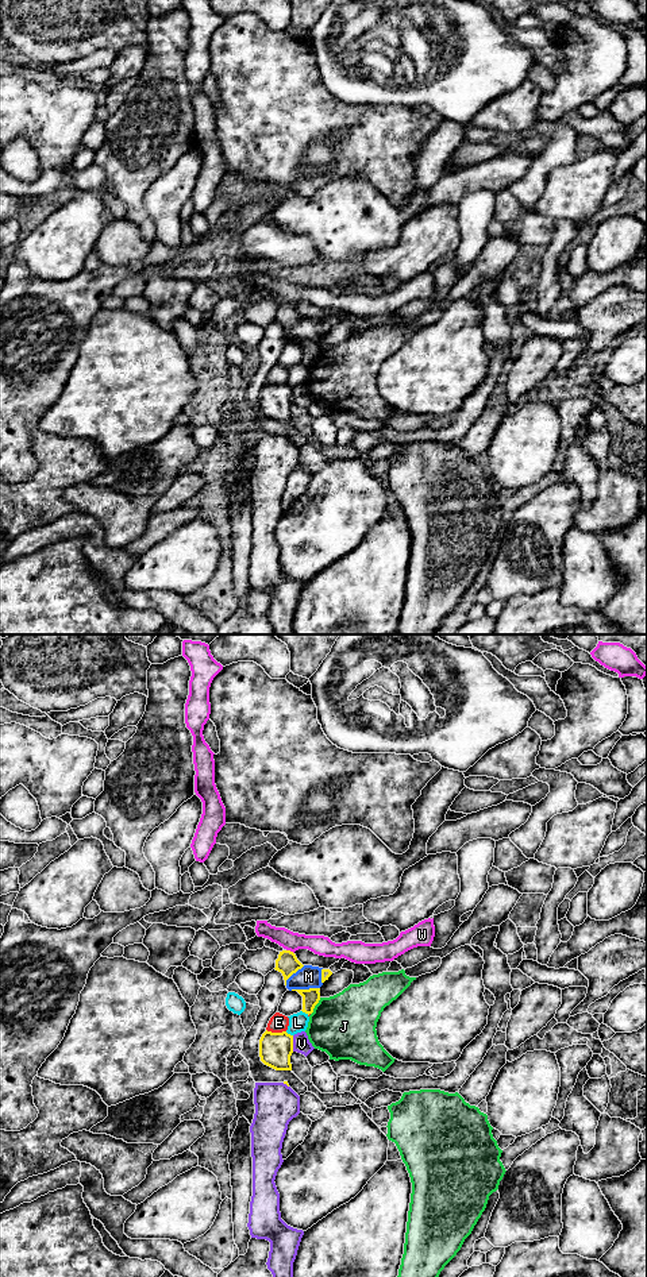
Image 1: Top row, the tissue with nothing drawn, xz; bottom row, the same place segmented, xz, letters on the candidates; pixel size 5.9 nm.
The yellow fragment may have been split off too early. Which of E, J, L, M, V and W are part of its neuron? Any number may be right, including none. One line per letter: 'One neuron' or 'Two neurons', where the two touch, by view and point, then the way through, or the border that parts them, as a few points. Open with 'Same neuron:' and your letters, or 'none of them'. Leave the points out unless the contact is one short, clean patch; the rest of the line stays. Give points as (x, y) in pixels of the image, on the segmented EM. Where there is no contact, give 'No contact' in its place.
Same neuron: none of them
E: Two neurons. Touches yellow at xz (276, 1033)
J: Two neurons. Touches yellow at xz (315, 1004)
L: Two neurons. Touches yellow at xz (305, 1013)
M: Two neurons. Touches yellow at xz (304, 990). Boundary: xz (319, 987), (291, 990)
V: Two neurons. Touches yellow at xz (292, 1044)
W: Two neurons. Touches yellow at xz (289, 951). Boundary: xz (287, 949), (293, 953)

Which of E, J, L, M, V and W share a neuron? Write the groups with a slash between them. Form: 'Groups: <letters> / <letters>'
Groups: E / J / L / M / V / W

